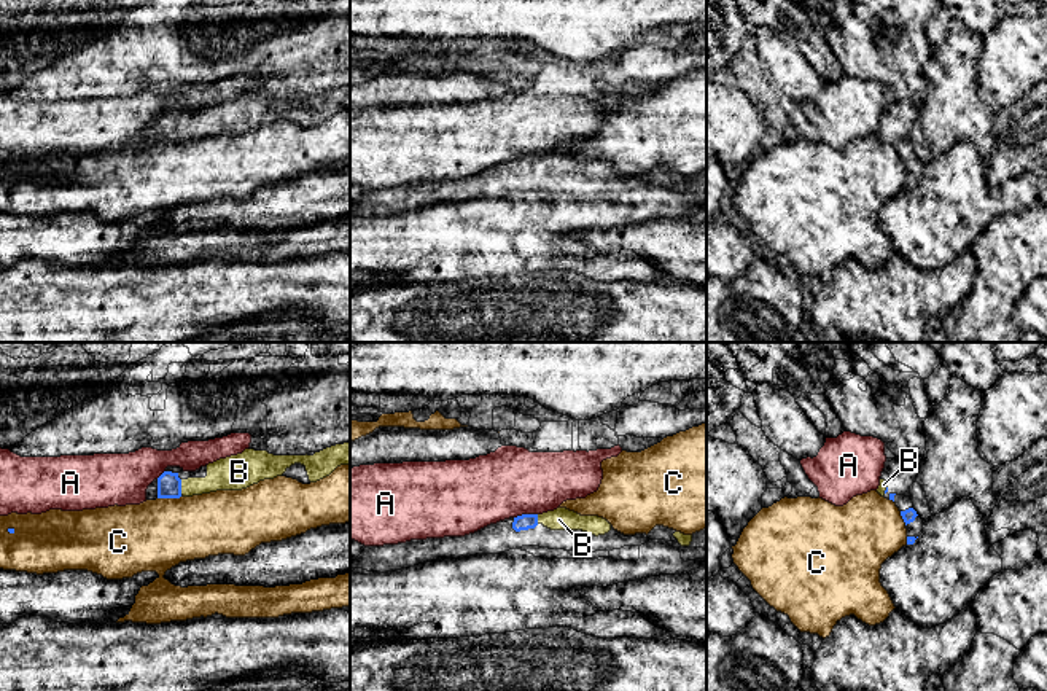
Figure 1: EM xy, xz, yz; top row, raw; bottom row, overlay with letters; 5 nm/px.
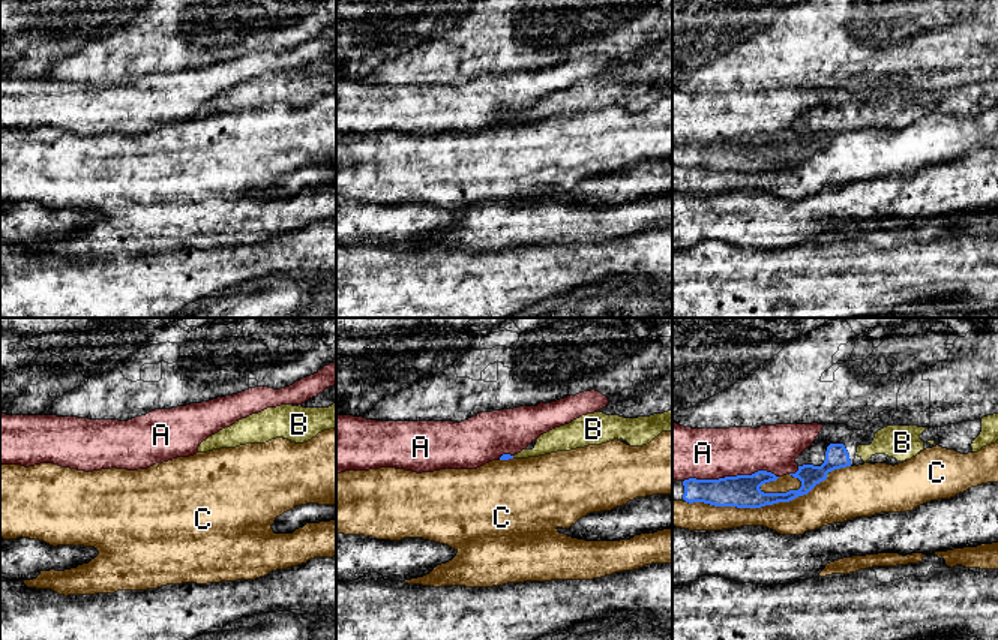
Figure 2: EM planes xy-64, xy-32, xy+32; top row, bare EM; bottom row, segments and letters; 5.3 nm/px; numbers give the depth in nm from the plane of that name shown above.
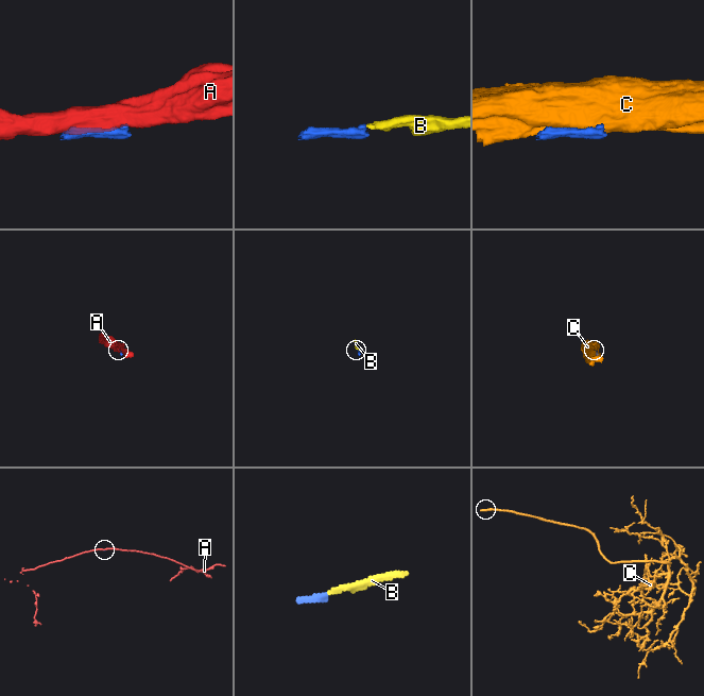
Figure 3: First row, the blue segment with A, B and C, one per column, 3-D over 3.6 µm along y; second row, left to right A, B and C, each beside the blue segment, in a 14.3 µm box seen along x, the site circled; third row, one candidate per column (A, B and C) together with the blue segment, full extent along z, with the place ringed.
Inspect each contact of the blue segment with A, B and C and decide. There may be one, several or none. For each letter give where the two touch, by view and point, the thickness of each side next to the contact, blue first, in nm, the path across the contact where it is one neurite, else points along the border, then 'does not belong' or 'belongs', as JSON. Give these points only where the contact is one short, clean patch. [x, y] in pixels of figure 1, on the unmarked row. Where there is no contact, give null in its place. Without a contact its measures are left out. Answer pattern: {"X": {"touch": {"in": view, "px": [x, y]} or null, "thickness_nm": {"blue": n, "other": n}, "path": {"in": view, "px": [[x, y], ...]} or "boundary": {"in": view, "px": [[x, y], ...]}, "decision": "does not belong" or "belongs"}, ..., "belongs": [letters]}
{"A": {"touch": {"in": "xz", "px": [525, 158]}, "thickness_nm": {"blue": 80, "other": 360}, "decision": "does not belong"}, "B": {"touch": {"in": "xy", "px": [180, 131]}, "thickness_nm": {"blue": 130, "other": 160}, "path": {"in": "xy", "px": [[169, 129], [180, 131], [206, 129], [226, 117]]}, "decision": "belongs"}, "C": {"touch": {"in": "xy", "px": [169, 140]}, "thickness_nm": {"blue": 130, "other": 360}, "decision": "does not belong"}, "belongs": ["B"]}

